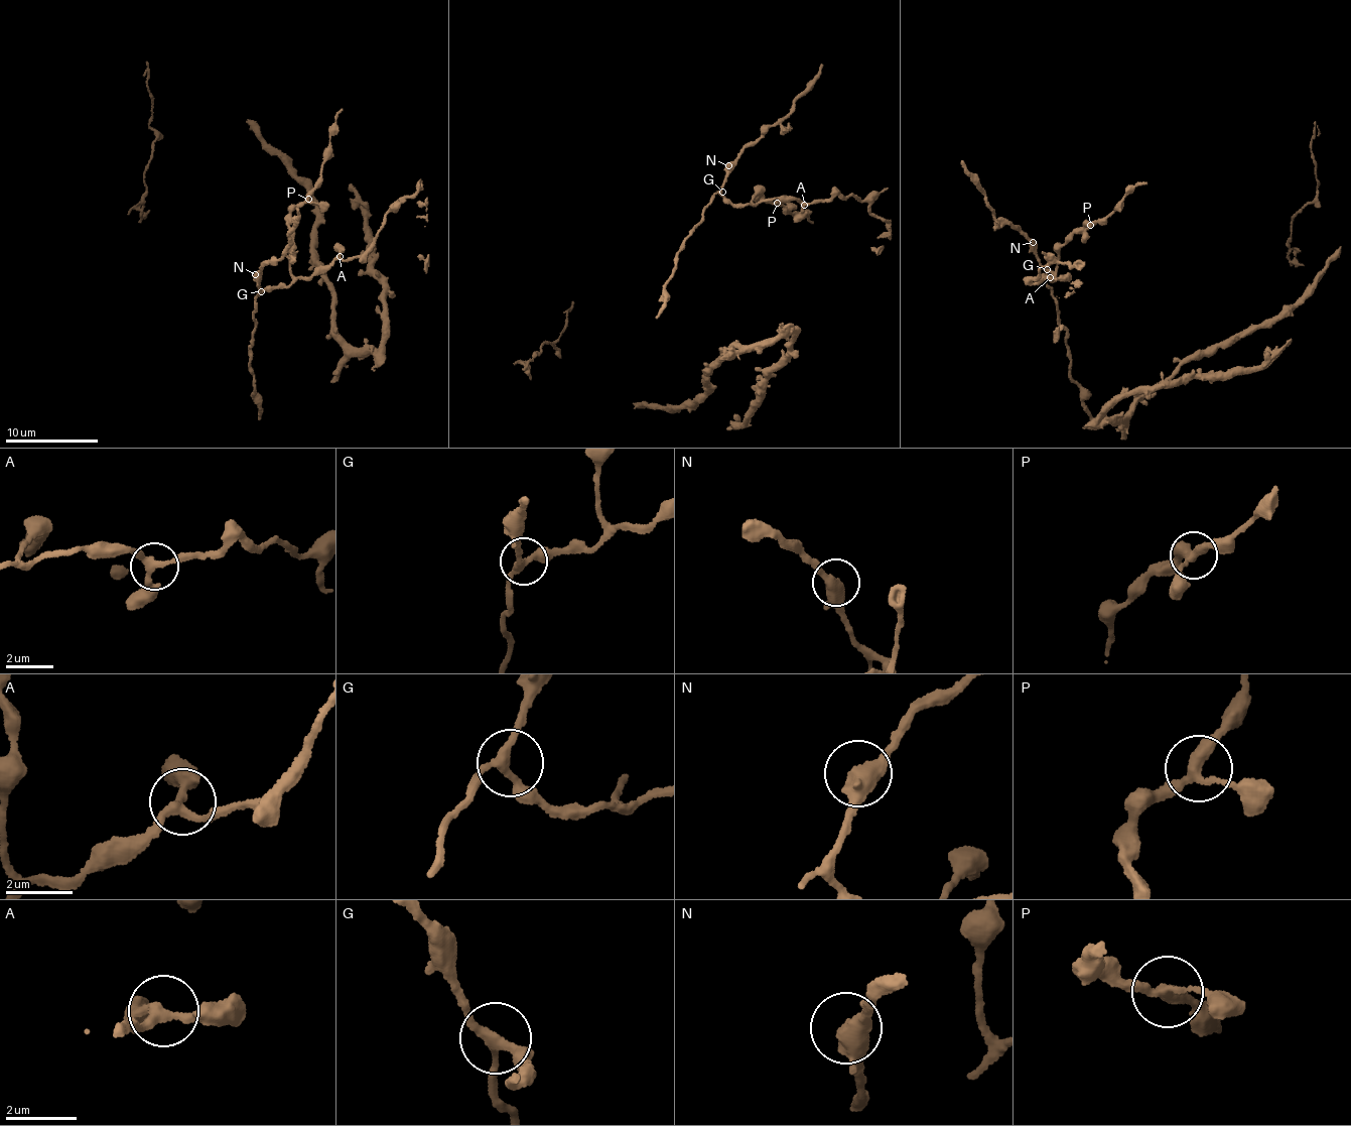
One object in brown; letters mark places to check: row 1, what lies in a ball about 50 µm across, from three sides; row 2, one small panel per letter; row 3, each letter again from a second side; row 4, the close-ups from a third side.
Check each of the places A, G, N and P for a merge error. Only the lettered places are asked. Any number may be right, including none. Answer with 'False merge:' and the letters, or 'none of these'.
False merge: none of these

